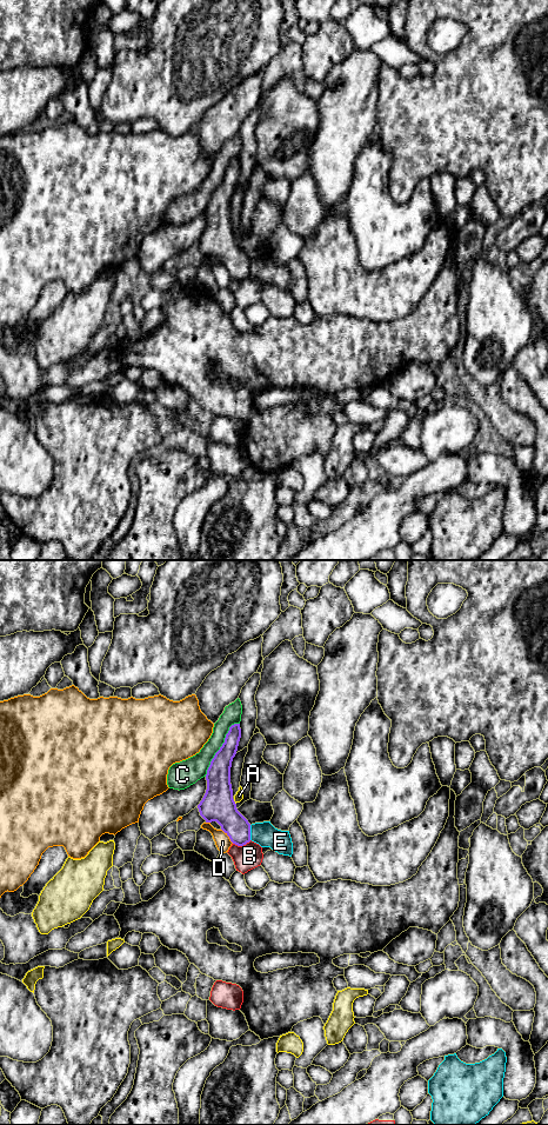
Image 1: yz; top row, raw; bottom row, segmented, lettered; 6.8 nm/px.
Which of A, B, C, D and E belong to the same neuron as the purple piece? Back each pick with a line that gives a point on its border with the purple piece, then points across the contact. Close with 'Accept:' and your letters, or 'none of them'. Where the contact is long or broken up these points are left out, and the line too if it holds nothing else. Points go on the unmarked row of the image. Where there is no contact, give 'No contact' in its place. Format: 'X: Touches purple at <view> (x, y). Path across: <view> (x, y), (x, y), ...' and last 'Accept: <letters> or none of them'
Accept: none of them

